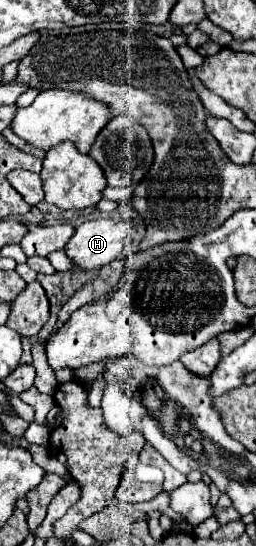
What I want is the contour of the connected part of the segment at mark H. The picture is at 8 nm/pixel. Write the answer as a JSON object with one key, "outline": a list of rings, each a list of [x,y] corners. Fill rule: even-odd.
{"outline":[[[111,217],[91,219],[79,225],[67,245],[67,255],[75,263],[73,273],[109,265],[131,243],[131,229],[135,229],[131,221]]]}

